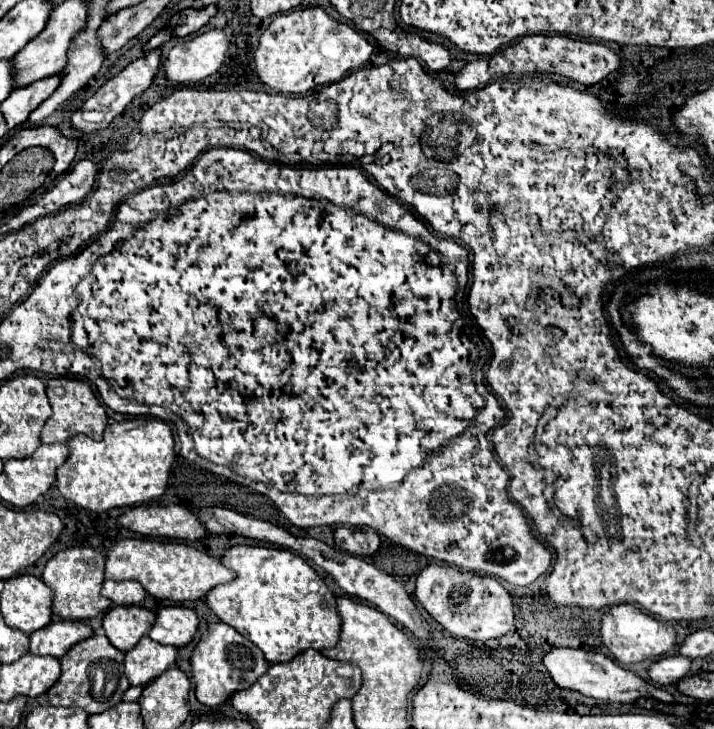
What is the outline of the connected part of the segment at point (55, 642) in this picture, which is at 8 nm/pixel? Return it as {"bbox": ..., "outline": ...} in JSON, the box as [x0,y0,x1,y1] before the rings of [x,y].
{"bbox":[30,621,92,659],"outline":[[[52,621],[40,631],[30,635],[30,653],[34,655],[50,655],[60,659],[72,645],[90,637],[92,629],[80,621]]]}

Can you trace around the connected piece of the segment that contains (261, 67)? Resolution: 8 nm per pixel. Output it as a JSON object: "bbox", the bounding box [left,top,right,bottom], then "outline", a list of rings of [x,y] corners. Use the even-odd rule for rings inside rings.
{"bbox":[256,7,374,93],"outline":[[[296,7],[278,15],[260,37],[256,49],[256,73],[276,93],[306,93],[316,85],[340,81],[350,71],[368,63],[374,45],[354,27],[332,19],[322,7]]]}

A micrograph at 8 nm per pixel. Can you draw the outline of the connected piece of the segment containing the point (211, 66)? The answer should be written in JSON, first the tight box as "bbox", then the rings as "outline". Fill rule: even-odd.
{"bbox":[164,29,230,83],"outline":[[[210,29],[200,35],[184,37],[170,49],[164,73],[176,83],[196,83],[214,75],[222,67],[228,47],[230,43],[222,29]]]}

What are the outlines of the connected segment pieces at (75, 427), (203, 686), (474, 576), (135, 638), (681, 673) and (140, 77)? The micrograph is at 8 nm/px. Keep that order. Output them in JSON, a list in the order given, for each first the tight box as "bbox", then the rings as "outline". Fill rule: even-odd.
[{"bbox":[42,377,108,443],"outline":[[[52,377],[46,385],[46,395],[52,405],[52,417],[42,427],[42,443],[64,443],[68,437],[76,433],[84,433],[94,439],[102,439],[104,427],[108,423],[108,415],[100,401],[96,399],[92,387],[76,377]]]},{"bbox":[190,621,268,707],"outline":[[[218,621],[210,625],[208,633],[196,643],[190,657],[190,667],[196,685],[196,699],[202,705],[216,707],[230,699],[232,693],[246,689],[254,681],[258,681],[258,677],[264,675],[264,671],[268,669],[268,661],[252,641],[242,637],[234,627]]]},{"bbox":[416,565,514,641],"outline":[[[428,565],[416,579],[416,599],[454,637],[468,641],[490,641],[506,635],[514,625],[512,599],[492,577],[472,571],[458,571],[448,565]]]},{"bbox":[102,605,154,651],"outline":[[[140,605],[112,607],[102,619],[106,637],[120,651],[130,651],[154,625],[154,613]]]},{"bbox":[650,655,692,685],"outline":[[[676,655],[676,657],[664,657],[660,661],[656,661],[650,667],[650,679],[658,685],[670,685],[670,683],[678,683],[682,677],[686,677],[690,673],[692,661],[684,655]]]},{"bbox":[72,49,162,131],"outline":[[[154,49],[154,51],[150,51],[148,55],[144,55],[144,57],[136,59],[136,61],[132,61],[130,65],[126,65],[118,75],[114,75],[112,79],[108,79],[108,81],[94,93],[94,95],[82,105],[82,109],[78,109],[78,111],[72,115],[72,125],[74,125],[76,129],[80,129],[80,131],[96,131],[96,129],[108,127],[110,121],[112,121],[116,115],[120,115],[134,97],[138,97],[142,91],[146,91],[146,89],[152,85],[152,79],[154,79],[154,75],[158,73],[158,67],[160,67],[160,57],[162,57],[162,51],[160,51],[160,49]],[[88,109],[102,111],[102,113],[104,113],[104,121],[102,121],[102,123],[86,123],[86,121],[82,119],[82,113],[88,111]]]}]

